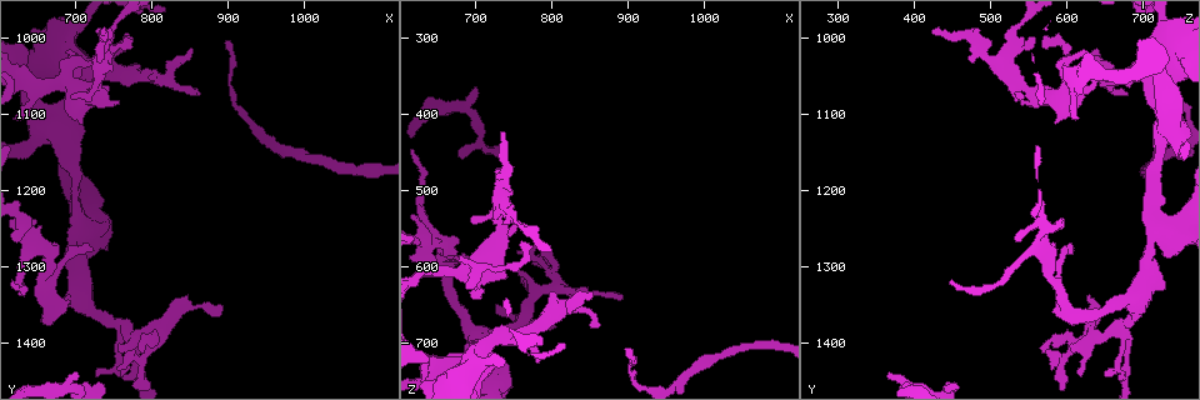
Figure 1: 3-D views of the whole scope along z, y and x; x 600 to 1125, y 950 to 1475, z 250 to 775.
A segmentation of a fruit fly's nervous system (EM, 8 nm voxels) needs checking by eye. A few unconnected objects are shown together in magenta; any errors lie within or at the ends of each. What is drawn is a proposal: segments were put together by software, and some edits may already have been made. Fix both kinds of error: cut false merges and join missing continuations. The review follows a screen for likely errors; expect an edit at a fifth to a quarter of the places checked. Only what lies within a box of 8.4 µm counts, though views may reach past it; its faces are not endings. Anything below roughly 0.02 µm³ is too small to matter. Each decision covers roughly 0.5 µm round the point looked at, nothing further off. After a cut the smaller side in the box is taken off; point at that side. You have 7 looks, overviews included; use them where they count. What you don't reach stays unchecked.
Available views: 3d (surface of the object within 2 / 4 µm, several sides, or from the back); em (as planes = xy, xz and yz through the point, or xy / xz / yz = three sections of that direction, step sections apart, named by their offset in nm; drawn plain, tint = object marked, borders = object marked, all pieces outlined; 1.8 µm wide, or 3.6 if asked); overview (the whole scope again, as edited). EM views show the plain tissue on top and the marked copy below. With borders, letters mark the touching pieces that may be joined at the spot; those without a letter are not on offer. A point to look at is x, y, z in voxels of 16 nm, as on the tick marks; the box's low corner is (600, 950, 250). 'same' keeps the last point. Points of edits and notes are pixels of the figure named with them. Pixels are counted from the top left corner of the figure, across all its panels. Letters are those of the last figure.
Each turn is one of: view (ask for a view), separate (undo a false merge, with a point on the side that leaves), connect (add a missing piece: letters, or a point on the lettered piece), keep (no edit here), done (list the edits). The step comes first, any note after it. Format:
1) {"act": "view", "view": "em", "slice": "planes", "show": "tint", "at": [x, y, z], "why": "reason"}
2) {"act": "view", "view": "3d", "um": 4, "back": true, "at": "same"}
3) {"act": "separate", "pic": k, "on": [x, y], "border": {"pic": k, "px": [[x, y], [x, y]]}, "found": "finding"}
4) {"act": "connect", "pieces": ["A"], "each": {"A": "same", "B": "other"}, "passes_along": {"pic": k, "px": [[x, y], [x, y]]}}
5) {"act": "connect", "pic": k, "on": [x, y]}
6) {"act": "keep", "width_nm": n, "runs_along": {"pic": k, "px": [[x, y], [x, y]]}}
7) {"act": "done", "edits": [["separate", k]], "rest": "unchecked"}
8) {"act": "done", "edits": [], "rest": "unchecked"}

{"act": "view", "view": "3d", "um": 2, "at": [695, 1065, 605], "why": "arms part here"}

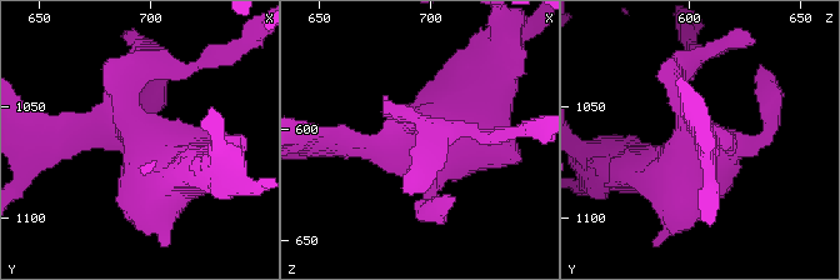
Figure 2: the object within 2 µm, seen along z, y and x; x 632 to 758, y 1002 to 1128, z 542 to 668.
{"act": "view", "view": "em", "slice": "yz", "step": 16, "show": "tint", "at": [694, 1063, 603], "why": "shape alone is not enough"}

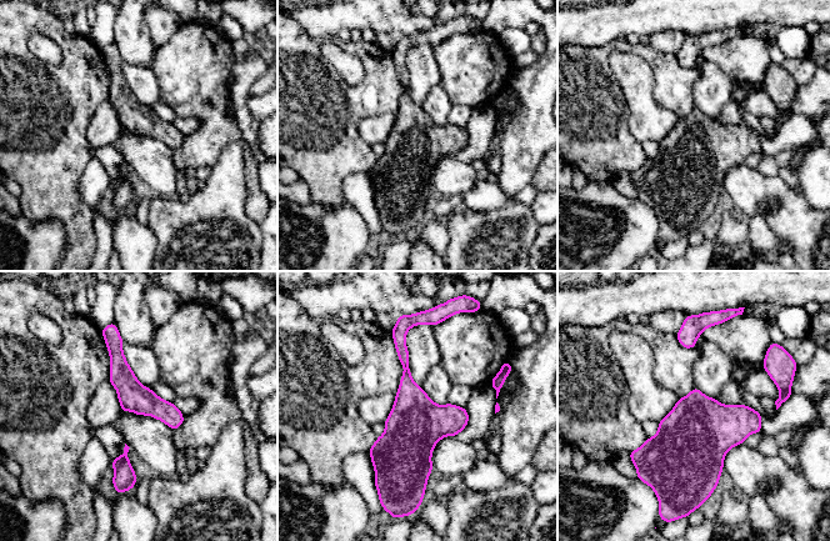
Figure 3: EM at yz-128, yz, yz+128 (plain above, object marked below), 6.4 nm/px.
{"act": "view", "view": "em", "slice": "planes", "show": "borders", "at": "same"}

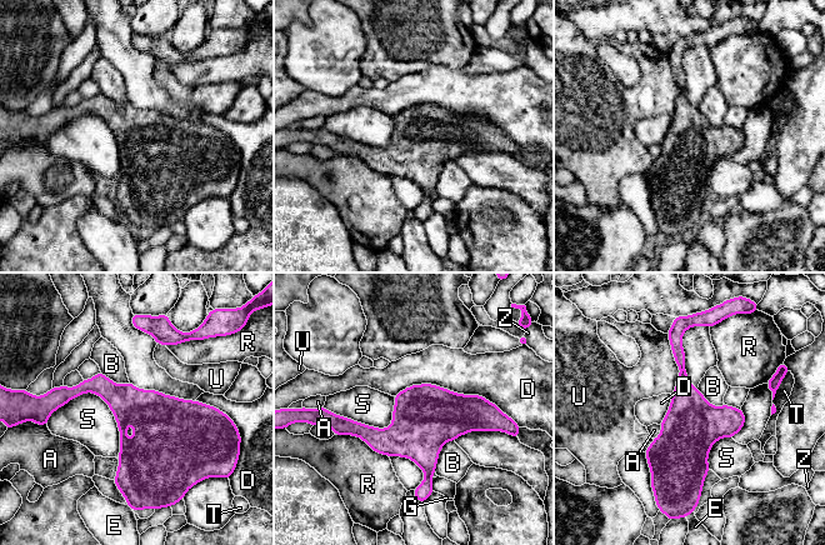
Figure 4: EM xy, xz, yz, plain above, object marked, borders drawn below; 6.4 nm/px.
{"act": "keep", "each": {"A": "other", "B": "other", "D": "other", "E": "other", "G": "other", "R": "other", "S": "other", "T": "other", "U": "other", "Z": "other"}, "found": "one neuron here"}

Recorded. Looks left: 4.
{"act": "view", "view": "em", "slice": "planes", "show": "borders", "at": [700, 1440, 370], "why": "thin end"}

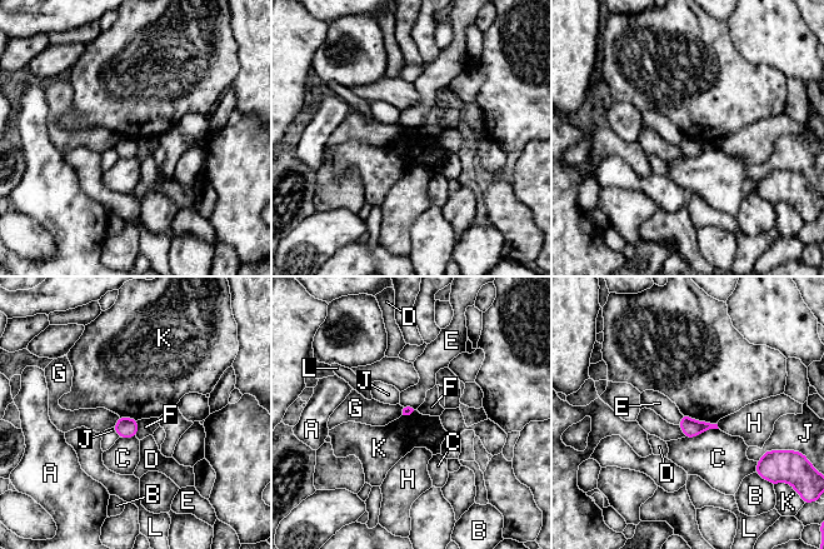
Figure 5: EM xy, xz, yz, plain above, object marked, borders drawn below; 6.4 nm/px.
{"act": "keep", "each": {"A": "other", "B": "other", "C": "other", "D": "other", "E": "other", "F": "other", "G": "other", "H": "other", "J": "other", "K": "other", "L": "other"}, "border": {"pic": 5, "px": [[683, 414], [697, 420], [715, 424]]}, "found": "no lettered piece goes on from it"}

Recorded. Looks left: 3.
{"act": "view", "view": "em", "slice": "planes", "show": "borders", "at": [715, 1275, 605], "why": "tapers out"}

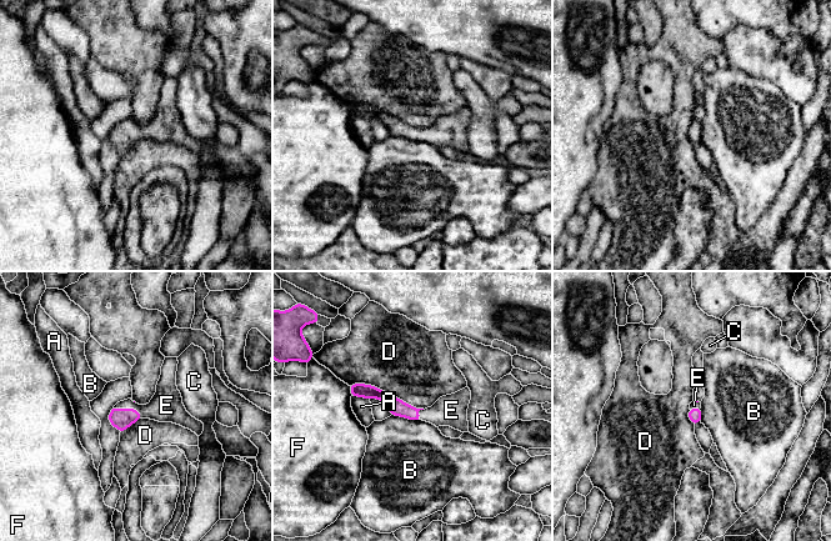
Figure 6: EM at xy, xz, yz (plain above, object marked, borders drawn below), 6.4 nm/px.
{"act": "connect", "pieces": ["E"], "width_nm": 80, "each": {"A": "other", "B": "other", "C": "other", "D": "other", "E": "same", "F": "other"}, "found": "it goes on there"}

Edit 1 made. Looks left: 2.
{"act": "done", "edits": [["connect", 6]], "rest": "unchecked"}

